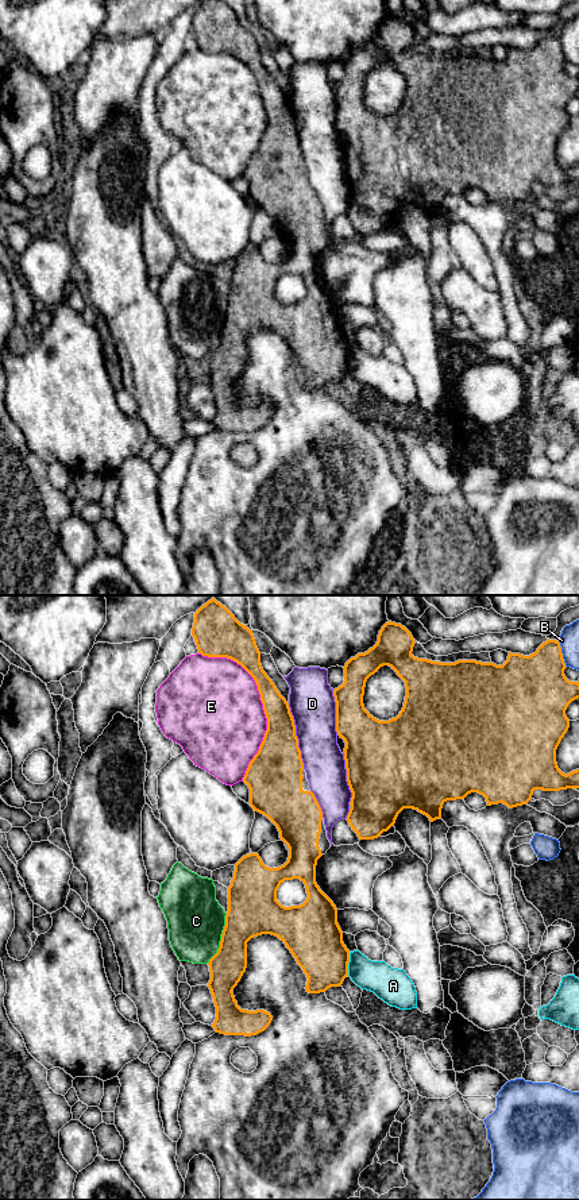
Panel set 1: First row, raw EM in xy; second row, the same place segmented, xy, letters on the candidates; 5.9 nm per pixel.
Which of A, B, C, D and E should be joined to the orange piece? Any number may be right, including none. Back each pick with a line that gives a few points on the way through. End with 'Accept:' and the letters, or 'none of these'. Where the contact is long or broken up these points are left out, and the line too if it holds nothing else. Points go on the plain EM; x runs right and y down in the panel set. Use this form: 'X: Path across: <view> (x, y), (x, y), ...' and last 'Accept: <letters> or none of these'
Accept: none of these

